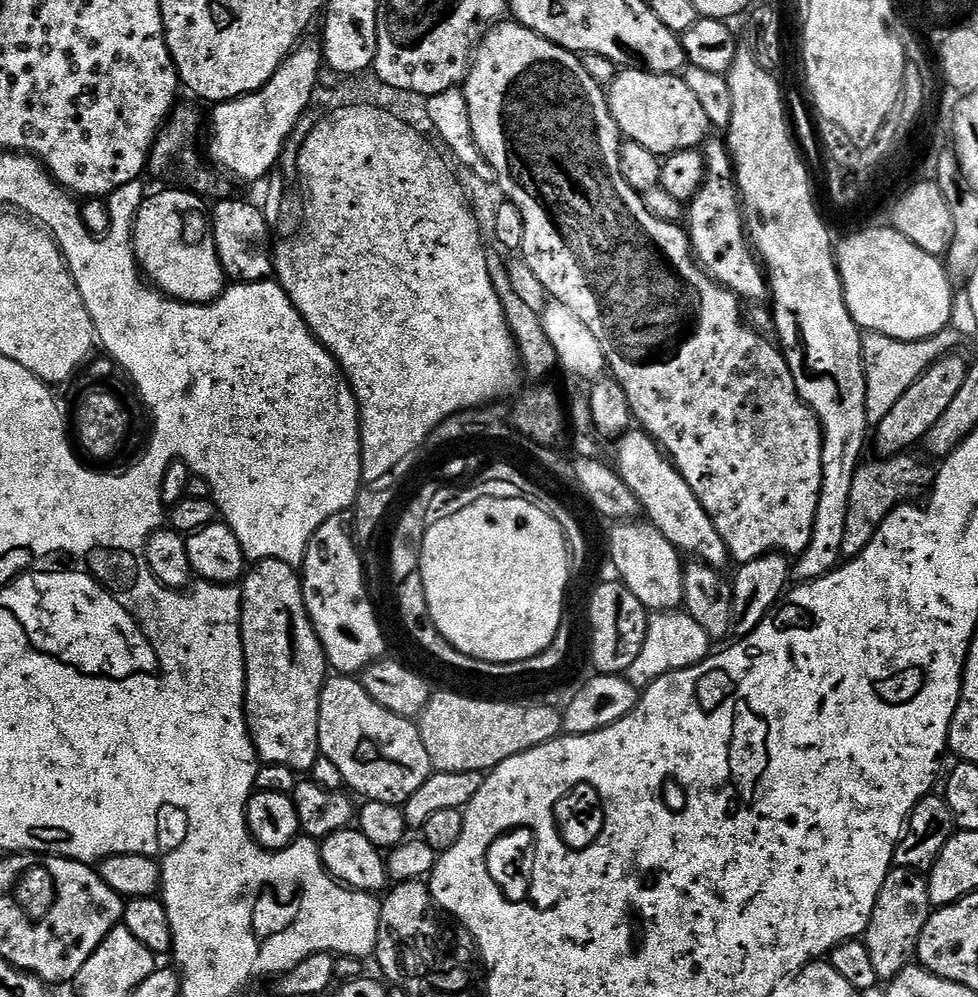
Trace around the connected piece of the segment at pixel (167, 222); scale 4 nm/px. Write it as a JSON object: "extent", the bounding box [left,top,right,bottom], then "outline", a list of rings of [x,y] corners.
{"extent":[132,188,226,304],"outline":[[[172,188],[169,192],[156,192],[136,212],[132,225],[132,249],[136,255],[139,271],[164,295],[184,304],[211,304],[224,294],[226,277],[216,253],[212,237],[210,212],[192,192]]]}

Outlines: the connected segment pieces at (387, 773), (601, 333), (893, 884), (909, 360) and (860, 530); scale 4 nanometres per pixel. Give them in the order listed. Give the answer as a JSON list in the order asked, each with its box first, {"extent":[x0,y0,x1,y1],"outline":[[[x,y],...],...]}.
[{"extent":[318,674,434,806],"outline":[[[332,674],[324,681],[318,710],[318,742],[321,756],[338,766],[345,785],[352,787],[357,797],[364,796],[360,798],[365,801],[402,806],[434,771],[430,754],[422,746],[419,727],[409,717],[378,706],[359,679],[348,674]]]},{"extent":[462,22,822,562],"outline":[[[497,22],[488,29],[480,38],[480,43],[476,45],[475,52],[472,53],[472,63],[468,66],[468,75],[462,81],[462,91],[466,100],[466,110],[469,112],[470,129],[473,131],[474,142],[477,144],[477,150],[481,152],[482,158],[491,166],[496,175],[495,184],[497,184],[502,192],[503,199],[509,204],[518,209],[520,217],[524,223],[524,233],[522,234],[522,242],[520,243],[519,251],[522,253],[522,259],[530,266],[530,270],[534,270],[534,274],[538,277],[538,282],[542,282],[545,293],[555,303],[562,306],[570,306],[570,310],[574,310],[574,314],[578,314],[578,318],[582,318],[582,322],[586,322],[586,327],[594,334],[595,347],[600,347],[600,352],[604,355],[604,360],[609,364],[611,375],[620,383],[622,390],[626,394],[626,398],[632,407],[632,415],[635,423],[639,425],[643,431],[647,432],[661,449],[666,453],[672,465],[680,471],[682,478],[686,478],[686,482],[690,486],[690,490],[694,490],[694,494],[698,494],[698,502],[702,502],[702,506],[706,510],[706,514],[710,514],[710,522],[714,522],[714,530],[718,530],[718,534],[722,538],[722,542],[728,547],[728,555],[733,561],[743,562],[745,560],[753,560],[758,556],[764,556],[767,552],[778,552],[781,554],[799,554],[804,552],[810,538],[812,537],[812,526],[814,524],[814,514],[818,508],[818,494],[822,484],[822,438],[820,437],[820,423],[818,418],[808,408],[808,403],[801,398],[796,392],[794,386],[794,378],[790,374],[790,366],[786,362],[784,353],[780,351],[775,343],[767,344],[768,340],[755,329],[746,325],[742,319],[742,304],[741,301],[733,295],[728,288],[722,288],[699,264],[696,263],[696,257],[692,255],[692,244],[688,240],[688,233],[679,223],[663,221],[662,218],[655,217],[654,214],[647,209],[641,193],[635,192],[630,186],[626,186],[626,178],[622,178],[622,170],[618,170],[618,150],[620,149],[620,127],[614,122],[614,118],[608,109],[608,97],[605,89],[598,82],[594,82],[594,78],[590,78],[590,74],[586,74],[586,66],[583,59],[577,53],[568,52],[562,46],[558,46],[554,42],[550,42],[546,38],[542,38],[542,34],[538,34],[534,30],[530,30],[526,26],[515,22]]]},{"extent":[862,866,930,981],"outline":[[[893,866],[882,882],[882,890],[878,890],[878,898],[862,937],[866,950],[870,950],[870,962],[874,966],[877,981],[892,980],[909,963],[910,953],[915,949],[920,932],[924,929],[930,905],[927,879],[920,875],[919,871],[911,868]]]},{"extent":[860,330,960,422],"outline":[[[945,330],[925,340],[895,340],[877,332],[869,332],[860,341],[862,358],[864,359],[864,390],[868,419],[878,422],[898,402],[902,394],[913,384],[935,360],[949,355],[959,342],[960,336],[953,330]]]},{"extent":[840,454,934,558],"outline":[[[888,454],[883,458],[876,458],[880,460],[872,460],[861,463],[857,467],[854,478],[850,482],[850,500],[846,506],[846,528],[842,534],[842,550],[840,551],[841,557],[851,558],[857,556],[863,550],[876,528],[886,519],[893,508],[915,501],[915,496],[923,497],[929,491],[930,485],[934,479],[933,469],[927,468],[922,461],[916,456],[908,456],[912,454]]]}]

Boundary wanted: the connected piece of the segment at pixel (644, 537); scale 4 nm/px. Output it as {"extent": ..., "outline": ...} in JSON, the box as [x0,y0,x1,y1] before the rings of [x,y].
{"extent":[608,522,684,612],"outline":[[[620,522],[616,529],[608,536],[608,552],[612,555],[612,564],[616,567],[619,583],[625,584],[649,610],[671,612],[679,609],[684,603],[682,578],[684,577],[684,564],[681,553],[676,551],[674,545],[666,542],[662,534],[650,523]]]}

